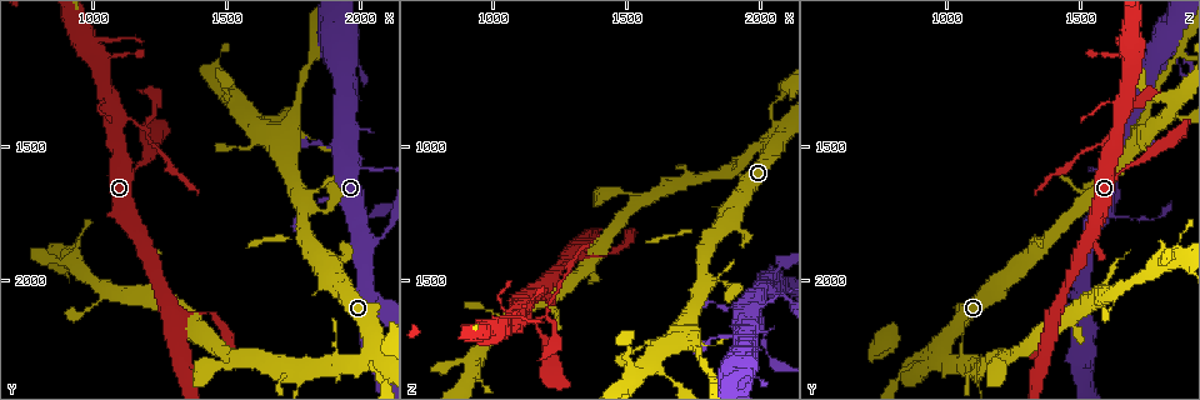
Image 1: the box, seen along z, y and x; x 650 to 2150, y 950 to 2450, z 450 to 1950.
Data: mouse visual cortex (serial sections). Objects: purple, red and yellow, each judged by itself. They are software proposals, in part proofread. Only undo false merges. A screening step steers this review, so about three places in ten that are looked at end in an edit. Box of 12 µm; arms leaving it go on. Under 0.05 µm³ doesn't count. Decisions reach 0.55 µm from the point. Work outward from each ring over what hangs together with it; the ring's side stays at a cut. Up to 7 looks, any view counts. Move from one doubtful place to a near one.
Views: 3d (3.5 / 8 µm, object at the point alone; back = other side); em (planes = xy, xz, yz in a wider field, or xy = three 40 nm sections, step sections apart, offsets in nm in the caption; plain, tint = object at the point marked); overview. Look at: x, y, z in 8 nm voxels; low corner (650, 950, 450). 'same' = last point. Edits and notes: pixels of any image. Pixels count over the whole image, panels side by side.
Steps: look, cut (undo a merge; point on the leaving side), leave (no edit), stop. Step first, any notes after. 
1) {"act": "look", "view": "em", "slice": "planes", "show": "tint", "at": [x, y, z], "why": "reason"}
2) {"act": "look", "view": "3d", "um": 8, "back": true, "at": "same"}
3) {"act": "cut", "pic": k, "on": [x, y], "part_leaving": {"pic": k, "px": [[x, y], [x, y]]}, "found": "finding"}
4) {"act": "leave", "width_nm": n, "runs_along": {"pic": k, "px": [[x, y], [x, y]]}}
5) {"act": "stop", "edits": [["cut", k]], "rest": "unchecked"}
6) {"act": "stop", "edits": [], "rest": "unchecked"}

{"act": "look", "view": "3d", "um": 3.5, "at": [1890, 1720, 1530], "why": "abrupt turn"}

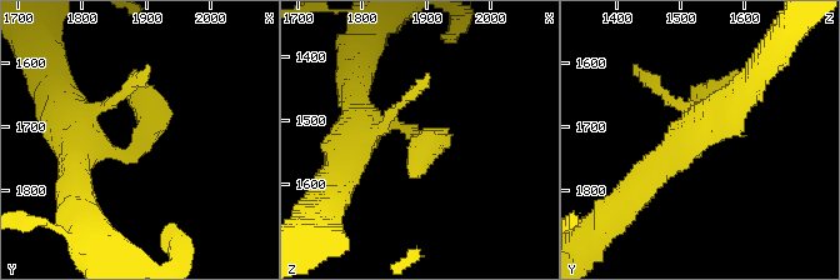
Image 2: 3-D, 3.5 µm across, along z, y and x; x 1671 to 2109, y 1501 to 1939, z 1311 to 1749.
{"act": "look", "view": "em", "slice": "planes", "show": "tint", "at": [1890, 1730, 1530]}

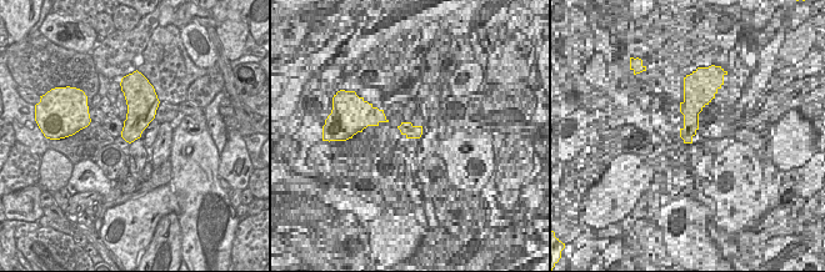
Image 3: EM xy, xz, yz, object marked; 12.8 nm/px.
{"act": "look", "view": "em", "slice": "xy", "step": 3, "show": "tint", "at": "same"}

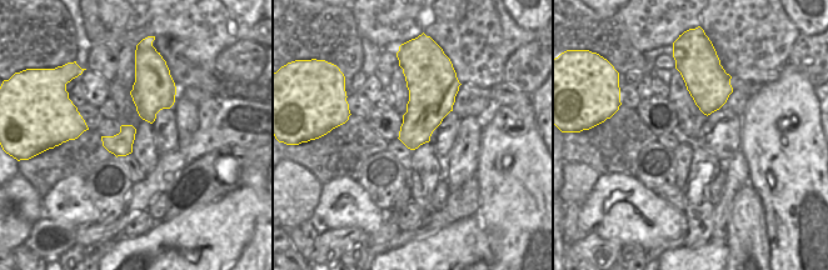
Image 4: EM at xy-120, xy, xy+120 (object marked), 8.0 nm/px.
{"act": "leave", "found": "all the same cell"}

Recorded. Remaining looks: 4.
{"act": "look", "view": "3d", "um": 8, "at": [1410, 2130, 1410], "why": "narrows sharply"}

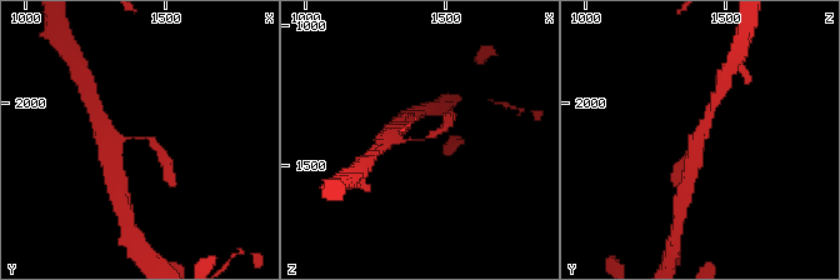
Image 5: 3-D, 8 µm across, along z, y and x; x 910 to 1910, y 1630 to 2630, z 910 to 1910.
{"act": "look", "view": "3d", "um": 3.5, "back": true, "at": [1400, 2130, 1410]}

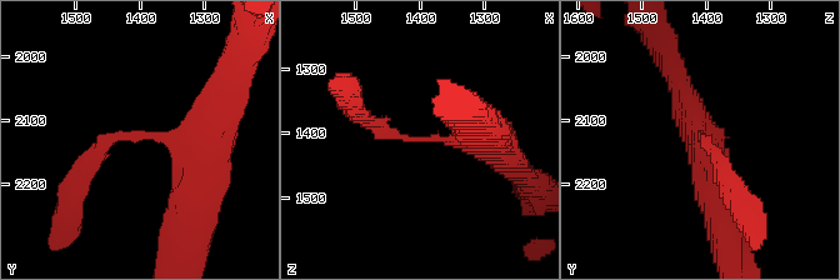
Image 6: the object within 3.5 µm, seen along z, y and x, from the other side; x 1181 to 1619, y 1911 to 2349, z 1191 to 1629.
{"act": "look", "view": "em", "slice": "xy", "step": 1, "show": "tint", "at": [1400, 2125, 1405], "arm_widths_nm": [200, 450]}

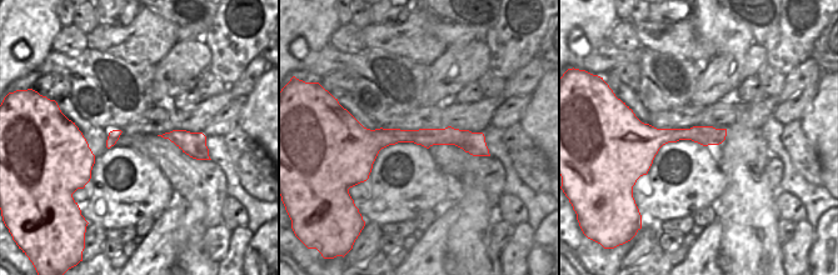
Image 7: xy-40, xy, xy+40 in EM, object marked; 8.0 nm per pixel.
{"act": "leave", "runs_along": {"pic": 6, "px": [[210, 131], [106, 139], [76, 178]]}, "found": "all the same cell"}

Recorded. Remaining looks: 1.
{"act": "stop", "edits": [], "rest": "unchecked"}

